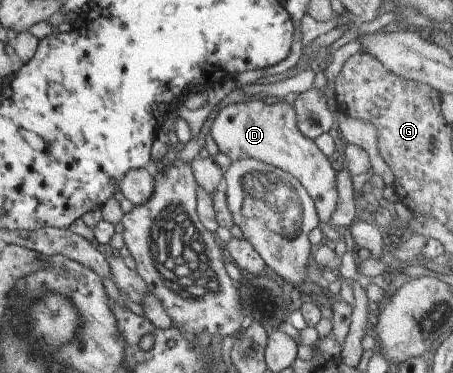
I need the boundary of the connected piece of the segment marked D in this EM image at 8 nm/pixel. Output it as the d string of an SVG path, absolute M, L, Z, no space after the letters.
M255 96L248 97L239 103L220 106L211 124L209 134L217 146L218 153L227 156L231 161L254 159L290 173L312 198L317 219L326 226L337 230L345 241L346 250L352 253L353 239L350 230L330 224L330 216L338 202L336 182L334 181L337 168L334 168L335 166L327 159L328 157L316 147L314 141L304 136L297 128L296 115L292 105L287 104L283 99Z

